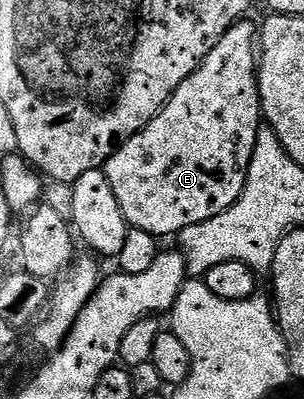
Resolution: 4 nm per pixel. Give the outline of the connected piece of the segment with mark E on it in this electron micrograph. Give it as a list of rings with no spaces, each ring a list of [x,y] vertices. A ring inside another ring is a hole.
[[[245,18],[226,30],[218,46],[206,54],[198,70],[194,70],[194,74],[190,74],[190,78],[186,78],[178,90],[174,90],[167,106],[104,163],[103,170],[106,178],[110,178],[114,198],[118,198],[118,206],[122,206],[122,214],[131,227],[146,230],[157,238],[175,237],[186,230],[186,226],[198,226],[198,222],[206,222],[222,214],[234,206],[242,194],[258,130],[262,126],[260,91],[256,77],[258,28],[250,21],[251,19]]]

